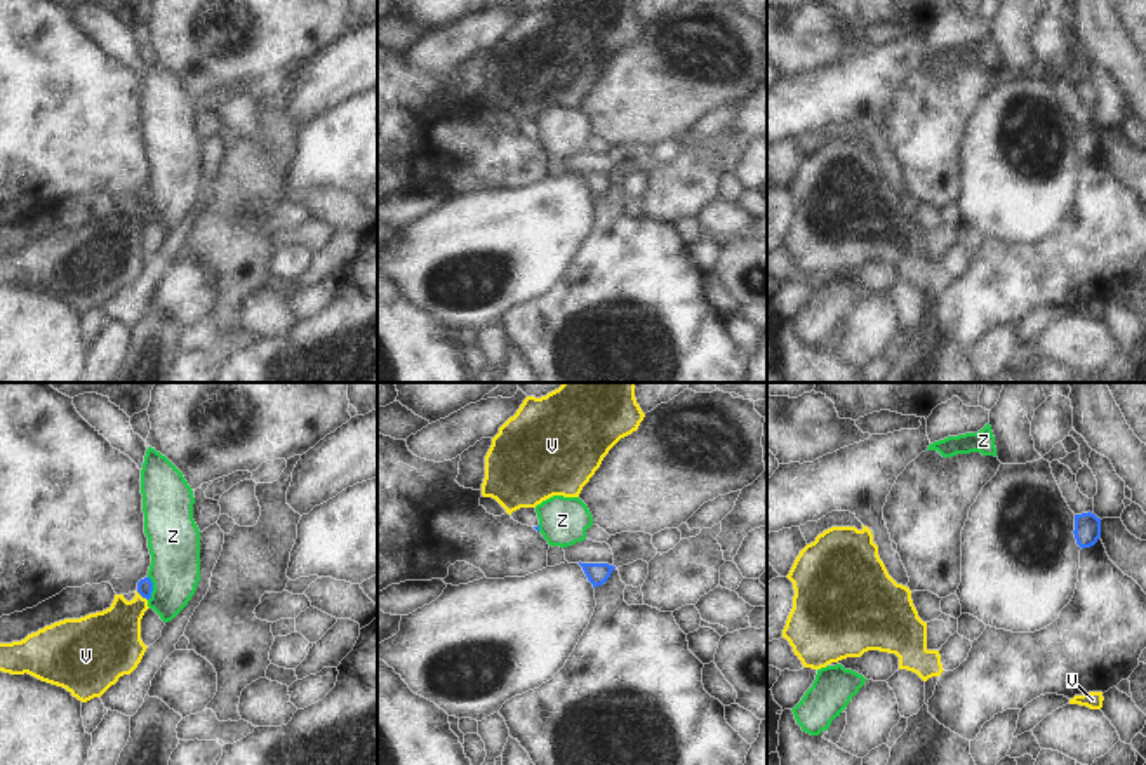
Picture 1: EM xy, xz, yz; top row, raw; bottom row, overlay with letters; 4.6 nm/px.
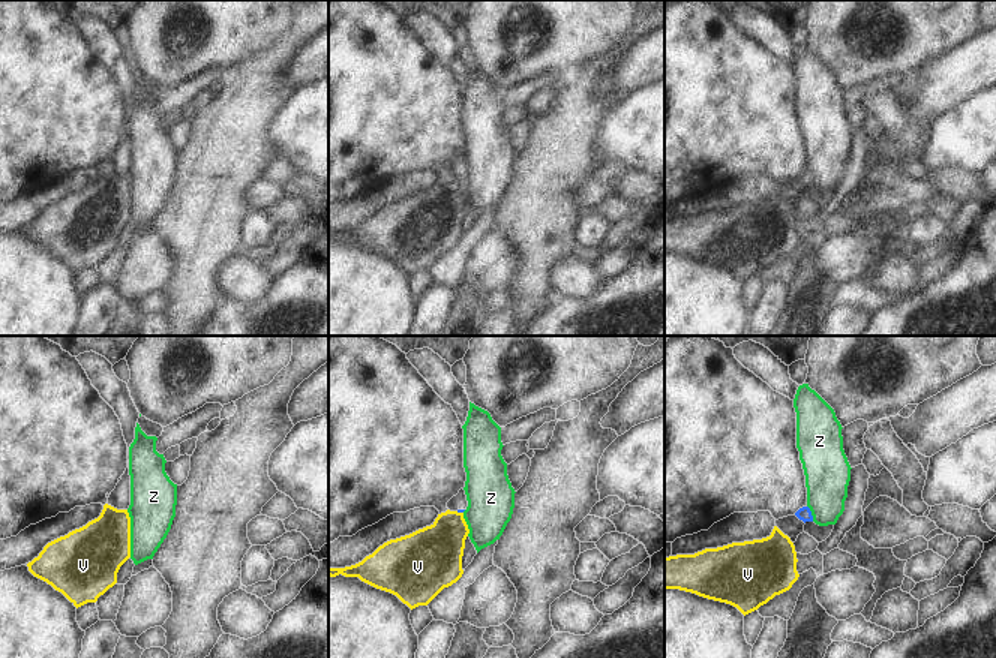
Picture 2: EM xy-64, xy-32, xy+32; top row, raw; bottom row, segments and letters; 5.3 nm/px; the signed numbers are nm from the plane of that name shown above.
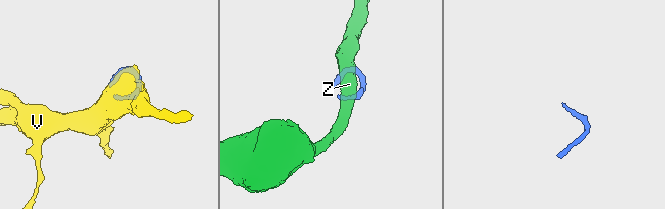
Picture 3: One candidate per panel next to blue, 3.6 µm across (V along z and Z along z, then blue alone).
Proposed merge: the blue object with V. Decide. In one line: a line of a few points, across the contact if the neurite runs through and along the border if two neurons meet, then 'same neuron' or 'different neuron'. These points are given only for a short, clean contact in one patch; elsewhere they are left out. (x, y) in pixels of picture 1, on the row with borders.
xy (136, 592), (146, 600) | different neuron

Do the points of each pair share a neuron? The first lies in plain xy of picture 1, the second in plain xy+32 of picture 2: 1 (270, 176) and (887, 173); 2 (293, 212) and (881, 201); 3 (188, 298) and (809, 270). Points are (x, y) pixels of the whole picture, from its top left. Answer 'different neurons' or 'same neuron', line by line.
1: different neurons
2: same neuron
3: different neurons

